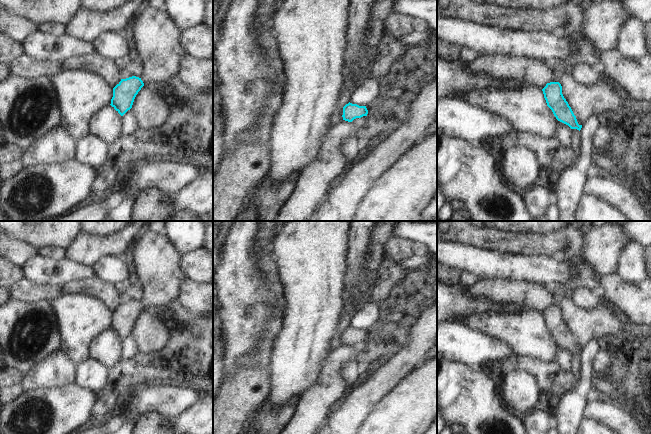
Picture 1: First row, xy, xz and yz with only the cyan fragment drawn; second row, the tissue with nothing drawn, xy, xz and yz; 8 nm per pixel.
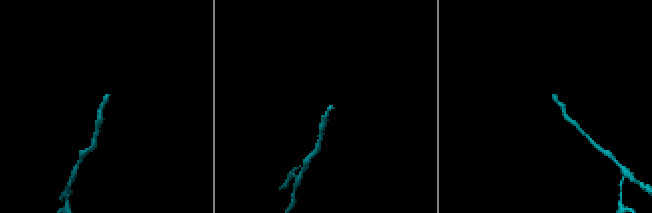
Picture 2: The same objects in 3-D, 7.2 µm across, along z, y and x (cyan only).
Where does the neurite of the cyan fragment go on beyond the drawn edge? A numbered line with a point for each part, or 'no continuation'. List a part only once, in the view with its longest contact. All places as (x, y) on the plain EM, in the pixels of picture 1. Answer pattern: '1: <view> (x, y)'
1: xy (157, 262)

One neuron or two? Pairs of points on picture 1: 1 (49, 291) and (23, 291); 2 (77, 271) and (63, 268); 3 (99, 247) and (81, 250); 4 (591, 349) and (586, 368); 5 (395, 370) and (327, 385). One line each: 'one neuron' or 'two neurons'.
1: one neuron
2: one neuron
3: one neuron
4: one neuron
5: two neurons

